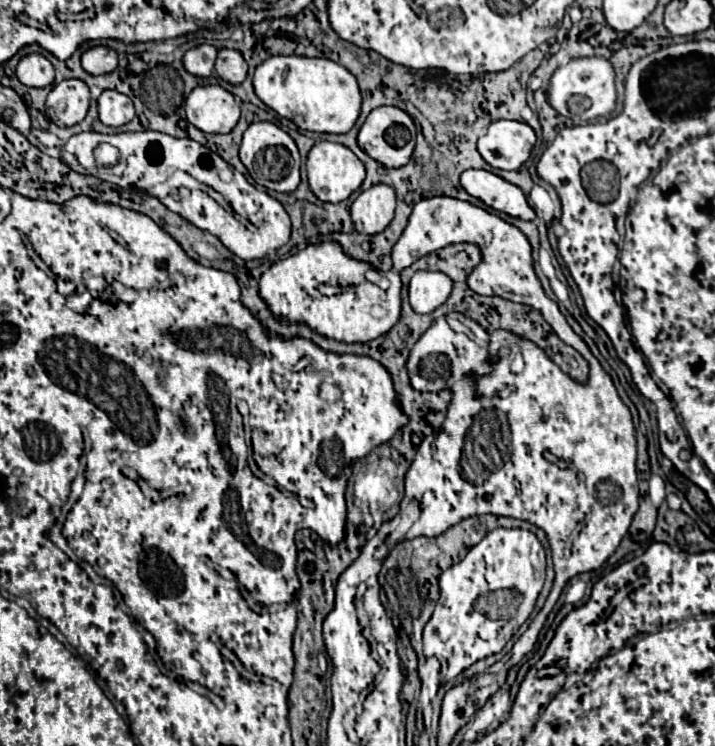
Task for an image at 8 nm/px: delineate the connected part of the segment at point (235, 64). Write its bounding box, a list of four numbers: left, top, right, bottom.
[215,49,247,85]

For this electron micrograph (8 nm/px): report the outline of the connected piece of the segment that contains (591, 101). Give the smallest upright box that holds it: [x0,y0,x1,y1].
[549,57,615,121]

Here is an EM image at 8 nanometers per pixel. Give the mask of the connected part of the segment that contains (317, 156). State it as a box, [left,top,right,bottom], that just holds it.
[307,141,365,203]

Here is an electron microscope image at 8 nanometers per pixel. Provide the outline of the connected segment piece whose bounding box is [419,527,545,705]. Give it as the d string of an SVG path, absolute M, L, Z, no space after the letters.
M503 527L489 531L477 545L473 545L467 551L467 555L457 565L451 565L447 571L439 575L439 601L423 629L423 661L419 663L419 677L423 683L419 697L421 705L431 703L441 683L455 679L471 663L485 659L487 655L499 653L505 647L505 643L513 637L513 633L527 621L529 613L533 611L543 581L545 551L535 533L527 529Z

